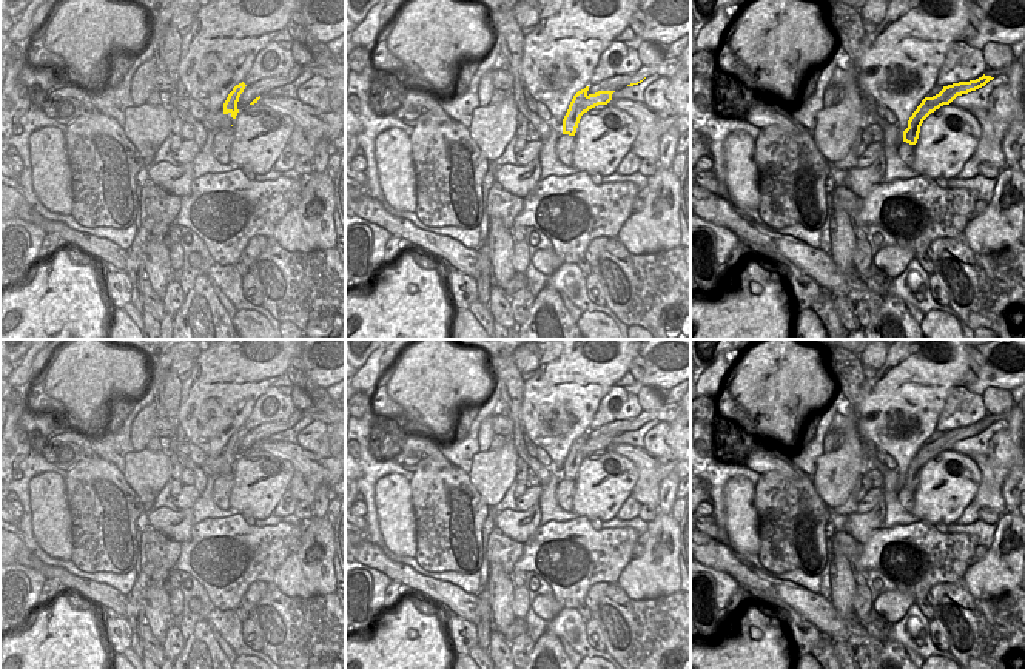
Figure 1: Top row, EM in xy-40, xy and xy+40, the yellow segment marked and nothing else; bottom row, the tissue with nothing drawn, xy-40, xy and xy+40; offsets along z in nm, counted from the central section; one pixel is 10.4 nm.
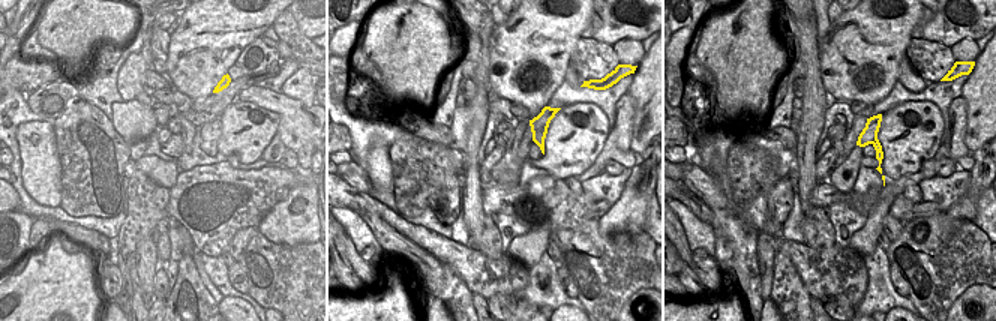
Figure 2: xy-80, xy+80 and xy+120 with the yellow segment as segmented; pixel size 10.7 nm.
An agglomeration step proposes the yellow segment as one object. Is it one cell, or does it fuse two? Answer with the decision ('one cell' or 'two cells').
two cells

